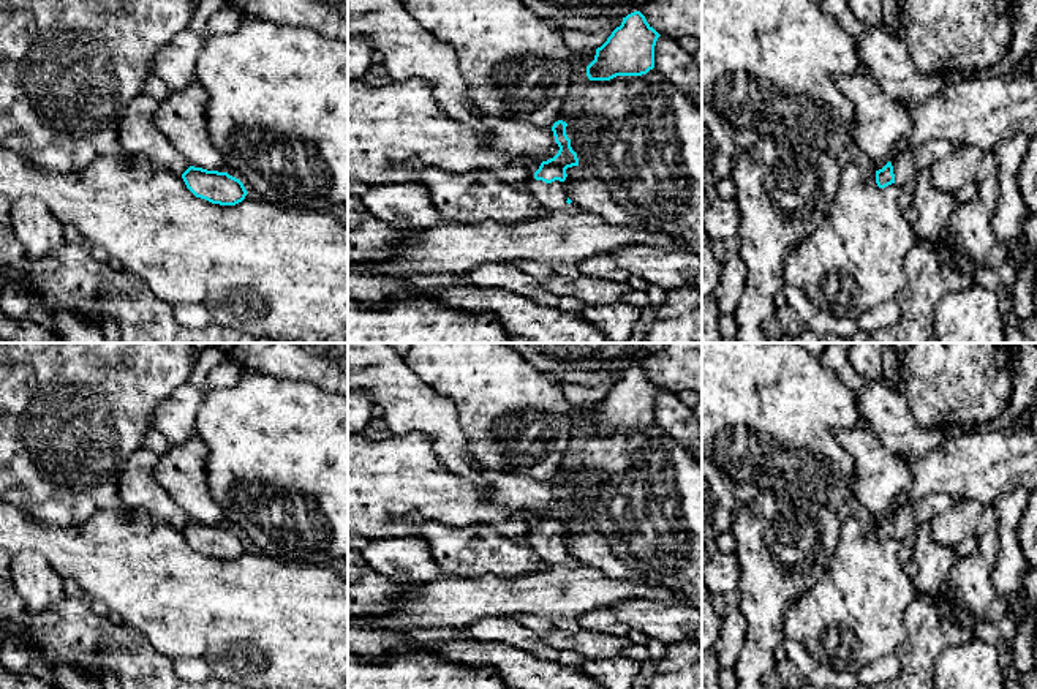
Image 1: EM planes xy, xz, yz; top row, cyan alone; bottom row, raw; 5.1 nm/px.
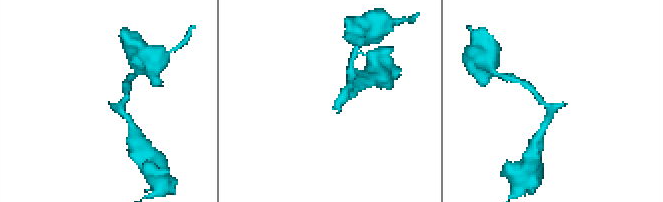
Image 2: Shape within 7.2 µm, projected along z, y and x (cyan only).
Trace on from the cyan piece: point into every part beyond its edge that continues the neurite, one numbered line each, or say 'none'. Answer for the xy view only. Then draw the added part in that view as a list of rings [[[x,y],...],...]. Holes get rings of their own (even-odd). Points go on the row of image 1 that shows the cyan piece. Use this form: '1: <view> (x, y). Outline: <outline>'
none

